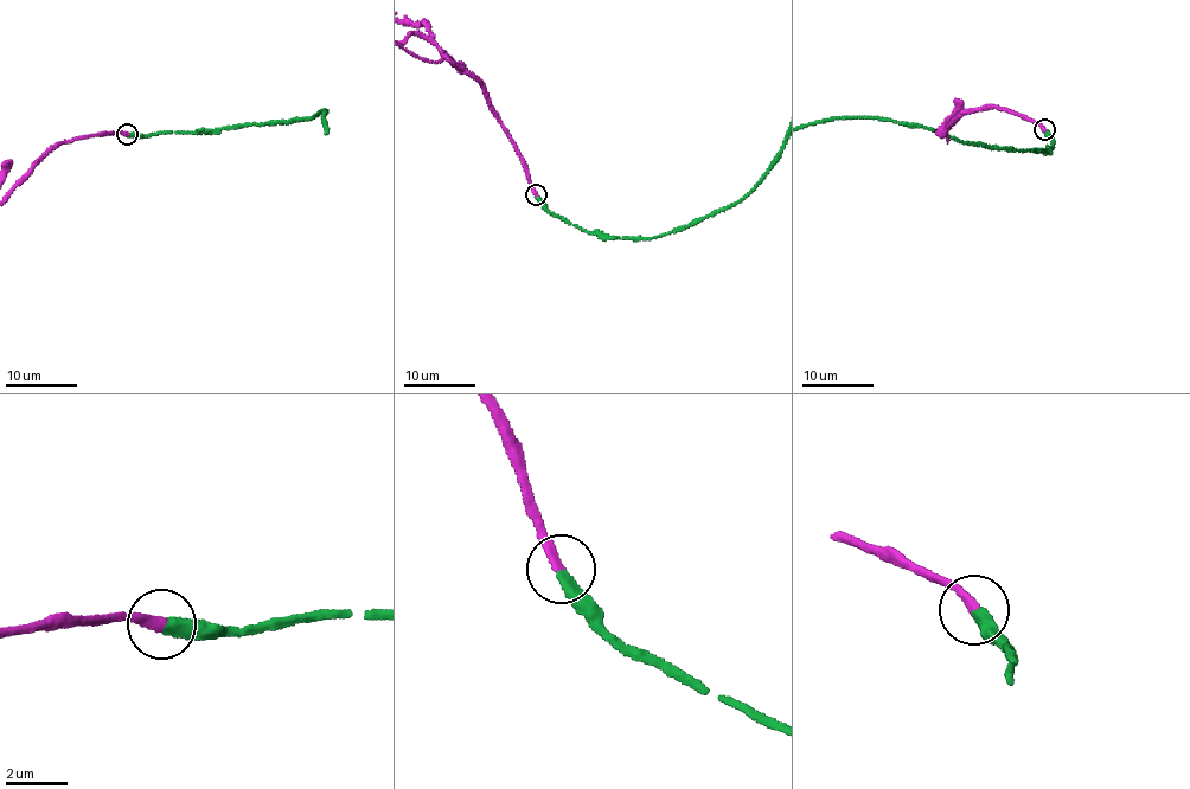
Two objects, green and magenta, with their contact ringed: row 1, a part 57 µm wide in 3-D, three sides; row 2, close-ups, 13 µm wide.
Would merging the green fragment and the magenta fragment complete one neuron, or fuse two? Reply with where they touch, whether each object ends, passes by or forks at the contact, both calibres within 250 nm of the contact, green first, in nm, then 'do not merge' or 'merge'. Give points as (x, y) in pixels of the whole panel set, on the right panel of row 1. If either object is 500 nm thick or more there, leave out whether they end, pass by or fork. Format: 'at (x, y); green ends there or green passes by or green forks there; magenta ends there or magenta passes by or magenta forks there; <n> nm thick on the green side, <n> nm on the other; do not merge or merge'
at (1044, 129); green ends there; magenta ends there; 400 nm thick on the green side, 320 nm on the other; merge

